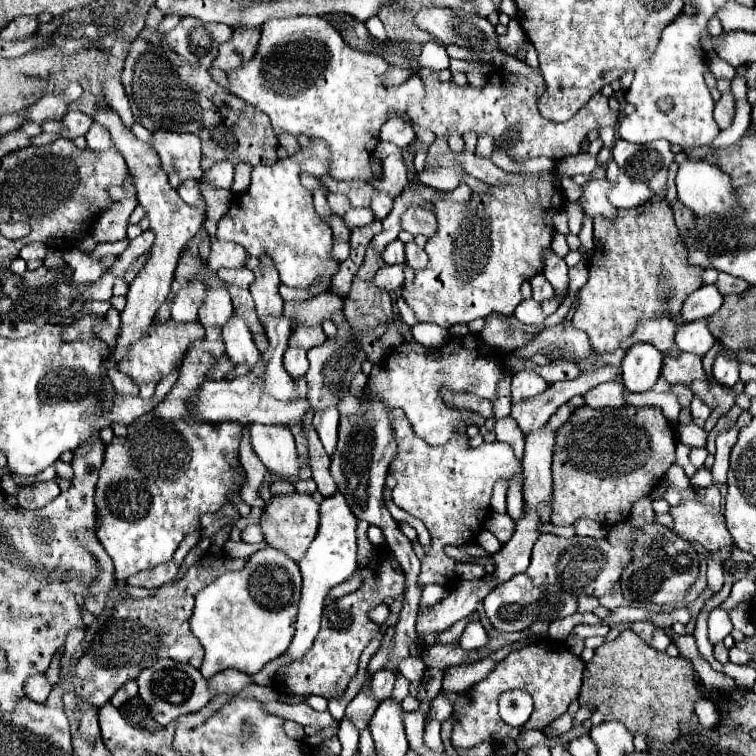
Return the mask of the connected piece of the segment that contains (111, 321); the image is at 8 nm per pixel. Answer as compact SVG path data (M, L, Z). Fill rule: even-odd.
M111 308L107 312L107 316L102 317L99 324L94 328L95 336L113 348L116 344L117 334L120 332L120 324L120 312Z

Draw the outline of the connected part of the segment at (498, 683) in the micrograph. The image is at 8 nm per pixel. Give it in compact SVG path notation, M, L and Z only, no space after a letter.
M545 640L545 642L535 642L535 644L529 644L529 646L523 646L521 650L515 650L511 652L505 660L503 660L503 670L501 670L501 662L487 674L487 678L483 678L481 682L473 684L467 694L457 694L457 692L443 692L451 704L453 704L453 714L455 714L455 724L453 724L453 730L451 730L451 744L456 749L470 749L483 742L491 743L494 746L498 746L503 740L507 738L517 738L519 736L519 728L513 728L509 724L505 724L499 714L497 714L497 698L501 692L505 690L511 690L511 688L521 688L521 690L527 690L531 696L533 696L533 702L535 702L535 710L531 714L531 718L523 724L523 730L543 730L551 720L559 718L561 714L567 712L569 704L573 700L579 698L579 690L581 690L581 676L583 676L583 670L585 670L585 662L581 658L577 658L569 648L567 652L563 652L559 648L559 644L551 642L551 640Z

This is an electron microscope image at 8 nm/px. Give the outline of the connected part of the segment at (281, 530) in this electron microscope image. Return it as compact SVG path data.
M293 492L293 494L271 496L271 500L263 508L263 516L261 516L259 526L263 530L267 544L277 546L279 550L289 554L289 558L299 562L317 534L317 522L319 522L319 504L309 494Z

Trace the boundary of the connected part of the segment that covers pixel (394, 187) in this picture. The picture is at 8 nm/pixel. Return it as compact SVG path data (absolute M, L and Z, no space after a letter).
M401 154L387 156L383 160L383 176L379 180L373 180L373 186L387 192L391 198L397 198L407 184L409 180L407 180L407 168L403 156Z

